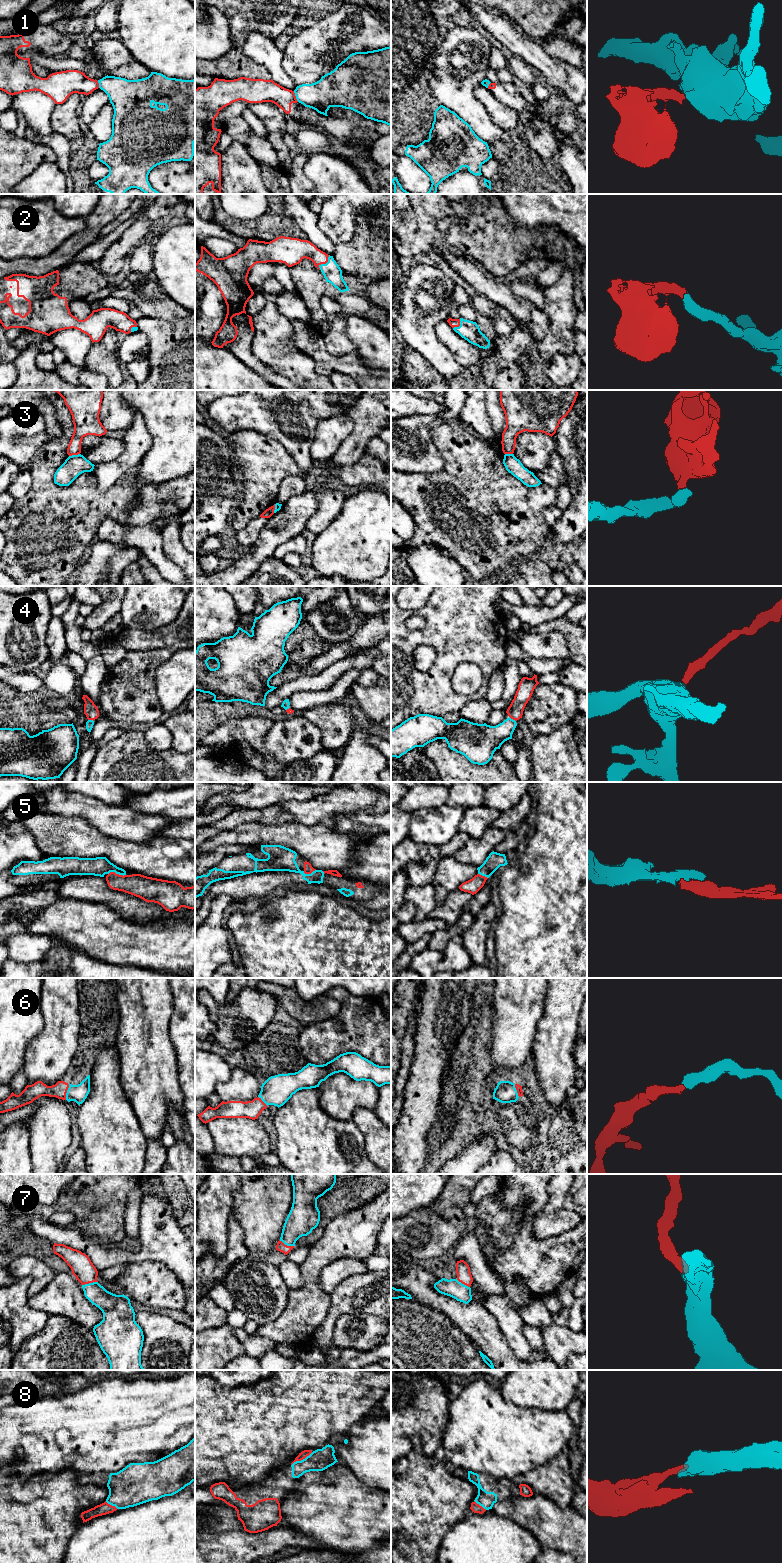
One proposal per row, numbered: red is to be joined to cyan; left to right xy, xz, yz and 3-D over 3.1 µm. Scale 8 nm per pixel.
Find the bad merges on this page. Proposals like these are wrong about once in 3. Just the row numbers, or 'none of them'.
1, 3

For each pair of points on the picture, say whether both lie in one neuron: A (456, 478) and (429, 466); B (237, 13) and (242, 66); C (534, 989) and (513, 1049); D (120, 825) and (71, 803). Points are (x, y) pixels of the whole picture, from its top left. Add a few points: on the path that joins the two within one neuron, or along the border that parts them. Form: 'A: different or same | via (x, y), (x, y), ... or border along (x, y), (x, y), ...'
A: different | border along (440, 450), (443, 467), (432, 473), (417, 473)
B: same | via (237, 26), (237, 53)
C: same | via (521, 1004), (516, 1011), (513, 1034)
D: same | via (108, 819), (83, 806)

